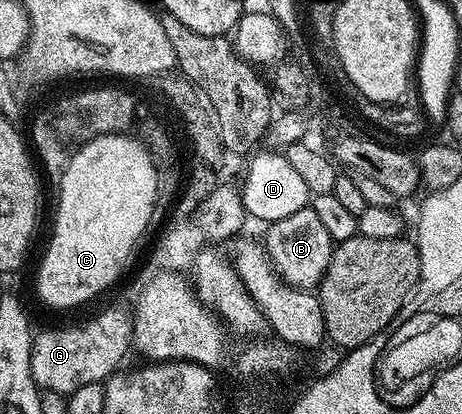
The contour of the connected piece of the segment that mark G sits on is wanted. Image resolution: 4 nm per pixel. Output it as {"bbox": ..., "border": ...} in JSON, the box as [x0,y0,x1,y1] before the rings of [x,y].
{"bbox":[31,311,133,396],"border":[[[103,311],[80,327],[55,327],[31,341],[33,381],[43,391],[69,396],[81,385],[103,383],[120,370],[123,358],[133,347],[133,319],[123,311]]]}

